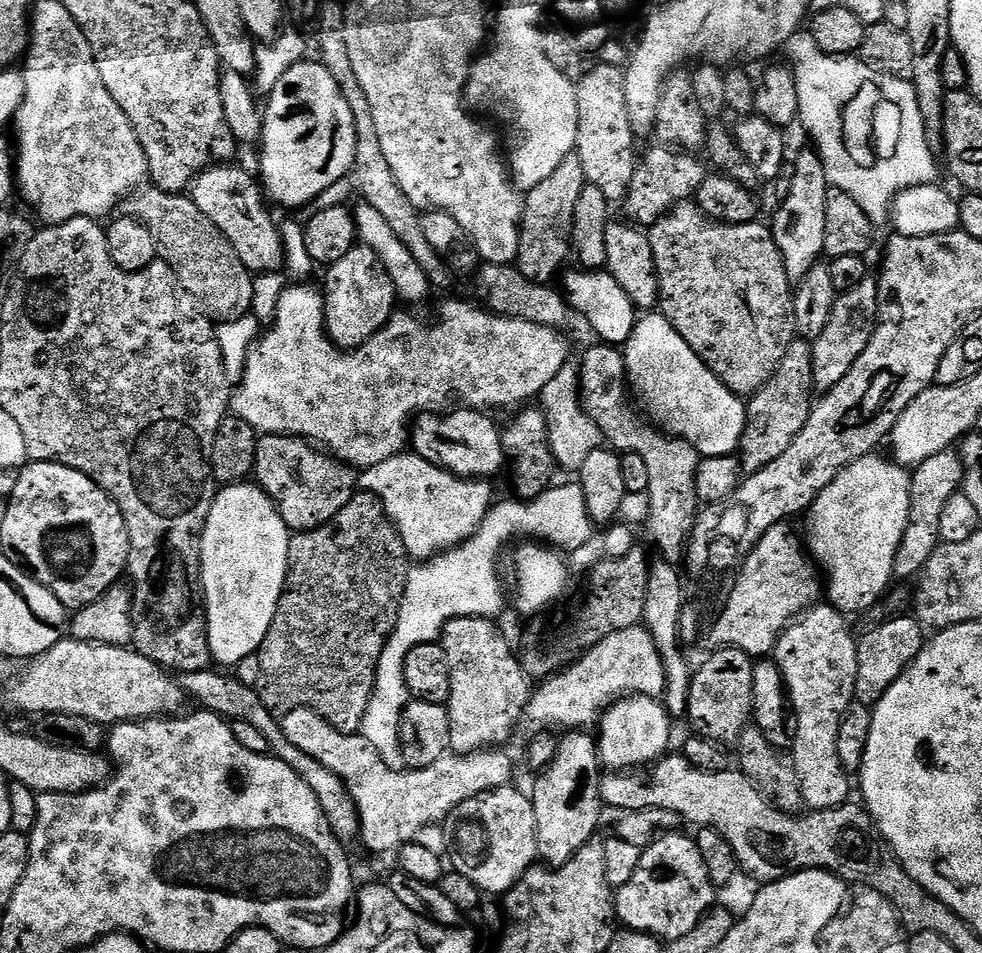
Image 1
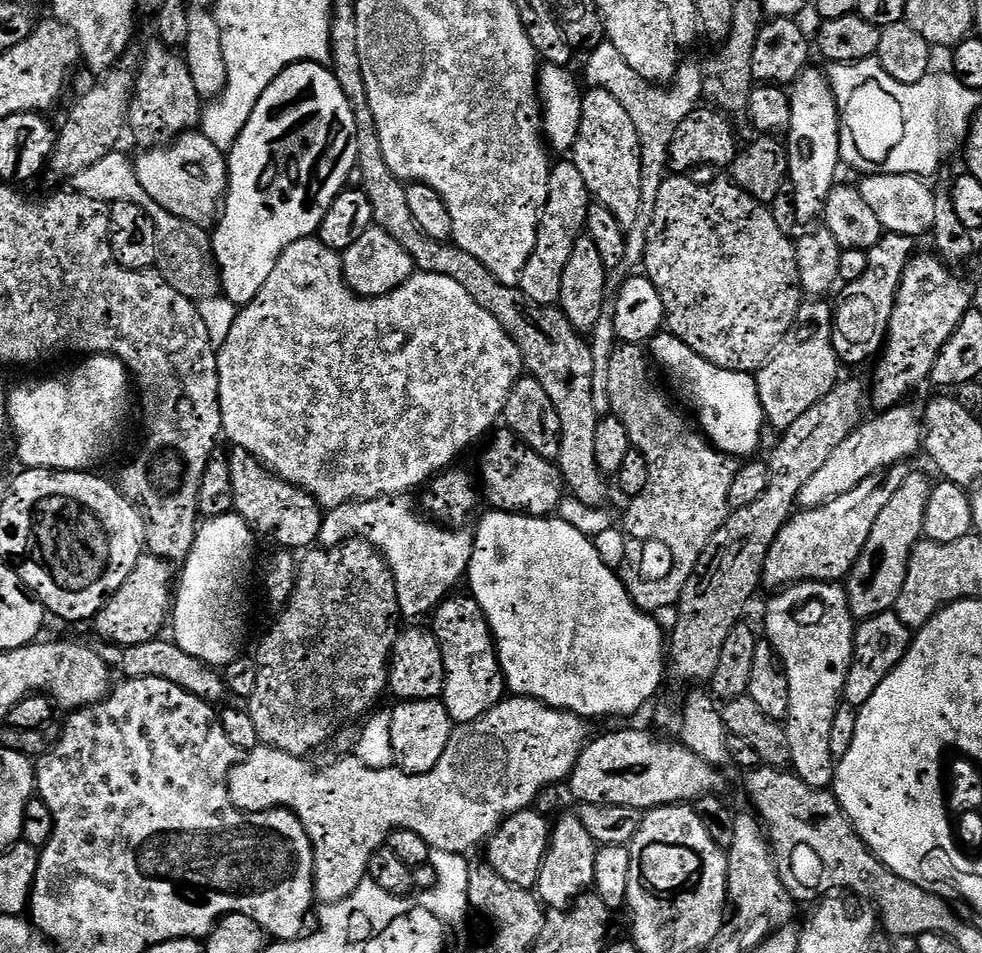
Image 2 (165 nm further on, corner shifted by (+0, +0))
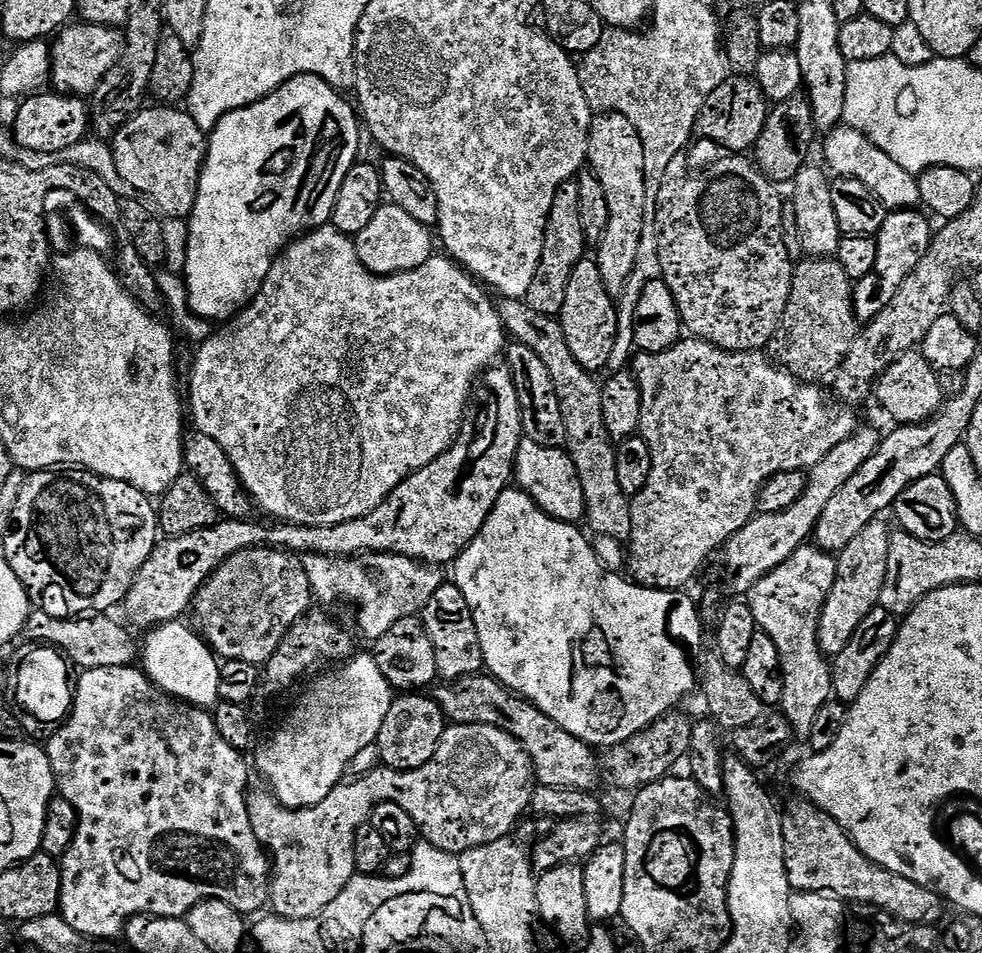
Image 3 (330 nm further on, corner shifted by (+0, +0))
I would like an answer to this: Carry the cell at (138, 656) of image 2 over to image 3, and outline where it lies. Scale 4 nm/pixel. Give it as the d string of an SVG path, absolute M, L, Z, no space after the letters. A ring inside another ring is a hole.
M39 610L33 611L24 627L23 639L28 639L40 646L51 646L64 653L65 657L77 669L105 668L106 666L135 665L138 660L138 640L127 632L129 629L123 623L111 620L108 614L89 614L71 620L54 618L50 614ZM124 628L125 629L124 629ZM76 663L76 664L75 664Z

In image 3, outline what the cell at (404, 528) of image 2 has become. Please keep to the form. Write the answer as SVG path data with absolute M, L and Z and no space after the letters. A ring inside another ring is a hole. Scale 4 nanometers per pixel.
M380 554L375 557L376 565L371 568L360 562L340 562L335 556L307 557L304 569L310 578L313 597L324 604L332 604L336 595L342 599L357 604L356 624L368 642L374 642L394 626L394 622L402 622L402 618L423 613L426 602L434 598L434 590L445 583L439 567L411 560L405 556ZM340 564L340 565L336 565Z

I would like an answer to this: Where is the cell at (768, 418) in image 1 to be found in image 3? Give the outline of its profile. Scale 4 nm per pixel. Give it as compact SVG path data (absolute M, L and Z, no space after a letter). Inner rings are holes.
M834 258L801 261L793 267L788 305L767 351L791 376L805 382L820 382L824 375L827 377L838 371L858 335L856 311L852 305L854 281Z

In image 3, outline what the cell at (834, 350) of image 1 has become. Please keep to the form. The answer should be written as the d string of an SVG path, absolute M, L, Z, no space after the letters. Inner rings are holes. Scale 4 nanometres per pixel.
M892 210L885 215L880 231L874 237L878 246L878 262L874 262L874 270L866 274L866 278L855 281L852 289L852 305L856 311L857 321L867 322L873 320L878 314L882 314L882 310L890 306L894 294L898 294L898 286L902 286L902 282L906 282L906 278L914 274L914 266L922 262L922 254L926 254L934 235L934 228L928 225L927 219L929 220L929 217L920 210Z

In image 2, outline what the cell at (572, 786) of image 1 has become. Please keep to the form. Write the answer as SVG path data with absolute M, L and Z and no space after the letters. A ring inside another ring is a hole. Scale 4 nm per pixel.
M579 815L564 816L557 824L551 825L548 849L534 885L534 891L545 909L567 910L579 896L593 887L597 851L598 845L594 838L590 838L586 826L582 826Z

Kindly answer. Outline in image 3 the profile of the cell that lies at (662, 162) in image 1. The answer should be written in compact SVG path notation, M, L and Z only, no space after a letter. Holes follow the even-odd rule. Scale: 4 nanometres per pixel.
M732 74L722 86L718 86L718 90L714 90L714 94L704 99L702 110L696 118L694 132L697 137L705 136L706 139L721 144L729 153L744 154L755 149L758 134L762 134L766 126L769 111L770 105L755 79Z

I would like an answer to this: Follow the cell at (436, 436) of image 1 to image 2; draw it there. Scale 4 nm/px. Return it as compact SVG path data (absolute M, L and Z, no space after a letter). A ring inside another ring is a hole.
M507 426L501 427L488 442L488 449L480 456L480 476L478 472L478 484L483 499L484 496L488 499L487 507L497 512L551 517L566 495L559 467L553 461L534 454L534 450L524 445Z

